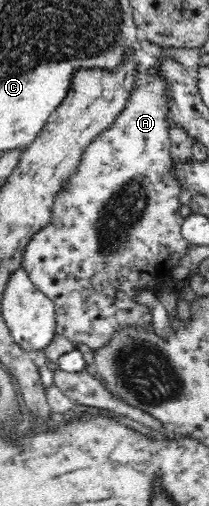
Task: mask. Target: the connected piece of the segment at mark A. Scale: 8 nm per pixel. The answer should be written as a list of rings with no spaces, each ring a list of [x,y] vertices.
[[[156,65],[146,69],[146,71],[137,68],[137,74],[144,75],[144,83],[134,86],[133,92],[129,95],[129,100],[125,103],[126,107],[122,113],[118,115],[118,118],[114,120],[114,123],[109,128],[106,128],[104,132],[90,142],[90,145],[82,155],[78,169],[74,169],[74,175],[68,177],[64,181],[62,189],[58,191],[50,223],[39,230],[38,233],[35,233],[25,247],[23,263],[21,265],[28,272],[29,278],[34,282],[34,285],[54,302],[57,322],[56,334],[63,335],[76,347],[78,345],[88,346],[95,352],[102,347],[106,347],[108,341],[114,337],[114,332],[118,330],[128,329],[128,327],[135,327],[135,329],[138,329],[138,327],[150,329],[152,327],[153,318],[150,309],[134,303],[132,297],[138,289],[150,290],[156,296],[164,293],[166,289],[173,291],[174,278],[171,273],[177,267],[186,248],[192,246],[181,234],[181,225],[185,218],[180,214],[181,205],[178,202],[178,195],[180,195],[183,187],[181,187],[173,174],[174,160],[171,156],[171,139],[169,138],[168,129],[168,119],[171,117],[168,105],[170,84],[166,84],[164,76],[160,76],[160,72],[156,70]]]

